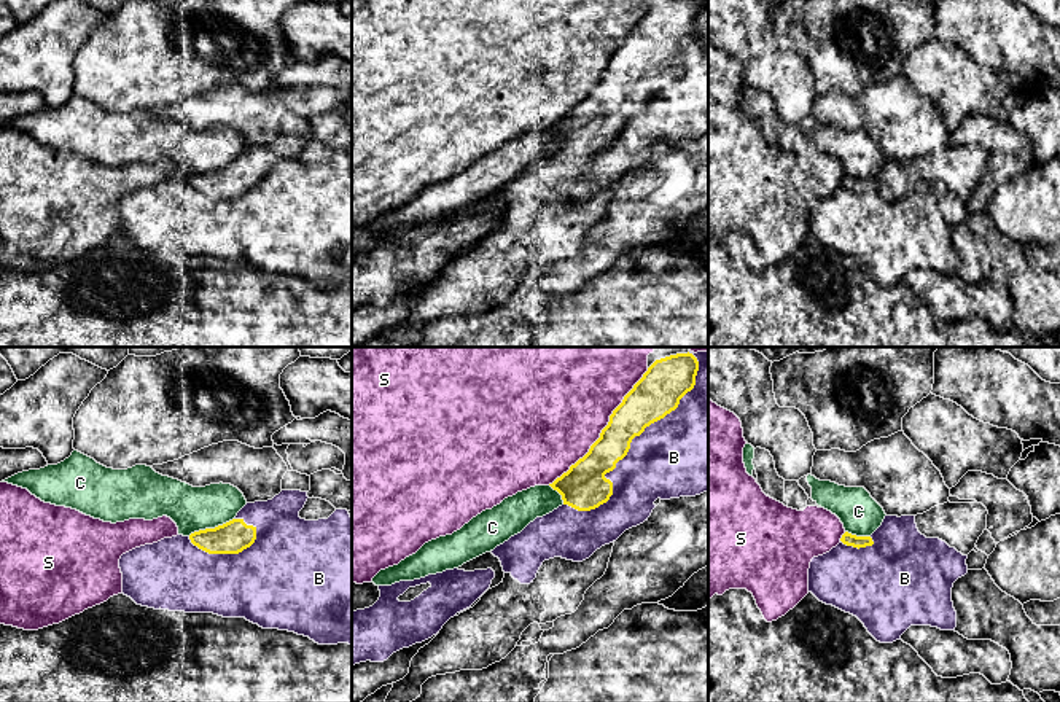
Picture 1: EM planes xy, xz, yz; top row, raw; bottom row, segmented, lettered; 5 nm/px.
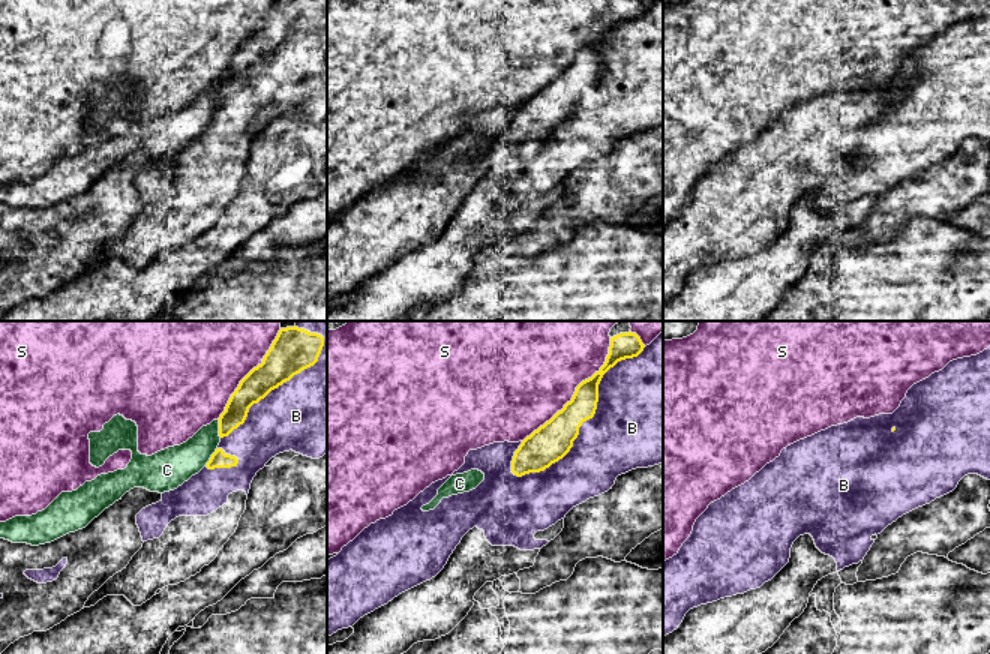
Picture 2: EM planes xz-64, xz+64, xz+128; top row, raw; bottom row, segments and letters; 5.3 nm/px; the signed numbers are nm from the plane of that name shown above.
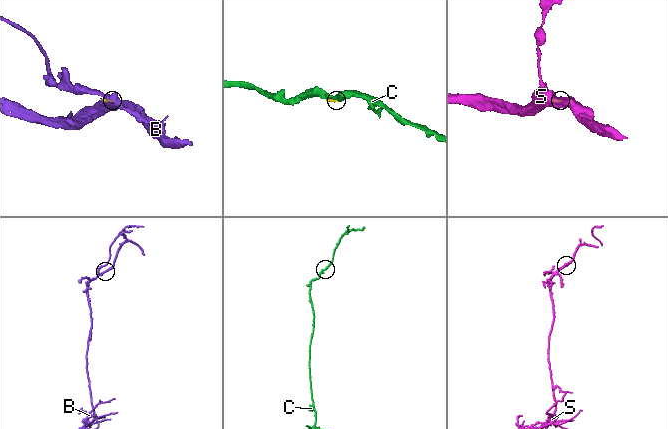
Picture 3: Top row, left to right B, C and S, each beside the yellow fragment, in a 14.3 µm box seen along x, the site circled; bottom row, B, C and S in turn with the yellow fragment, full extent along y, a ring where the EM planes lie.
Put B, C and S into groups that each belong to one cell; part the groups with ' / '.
B / C / S

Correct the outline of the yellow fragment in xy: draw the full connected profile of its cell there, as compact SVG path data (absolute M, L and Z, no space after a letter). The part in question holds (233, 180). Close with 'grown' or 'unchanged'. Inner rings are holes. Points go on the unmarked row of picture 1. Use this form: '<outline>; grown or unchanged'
M232 162L215 172L194 175L189 183L208 197L239 197L255 186L256 170L247 169L244 162Z; unchanged

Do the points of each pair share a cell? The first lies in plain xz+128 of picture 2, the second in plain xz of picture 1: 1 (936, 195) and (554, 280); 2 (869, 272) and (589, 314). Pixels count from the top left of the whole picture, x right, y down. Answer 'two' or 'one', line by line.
1: one
2: one

